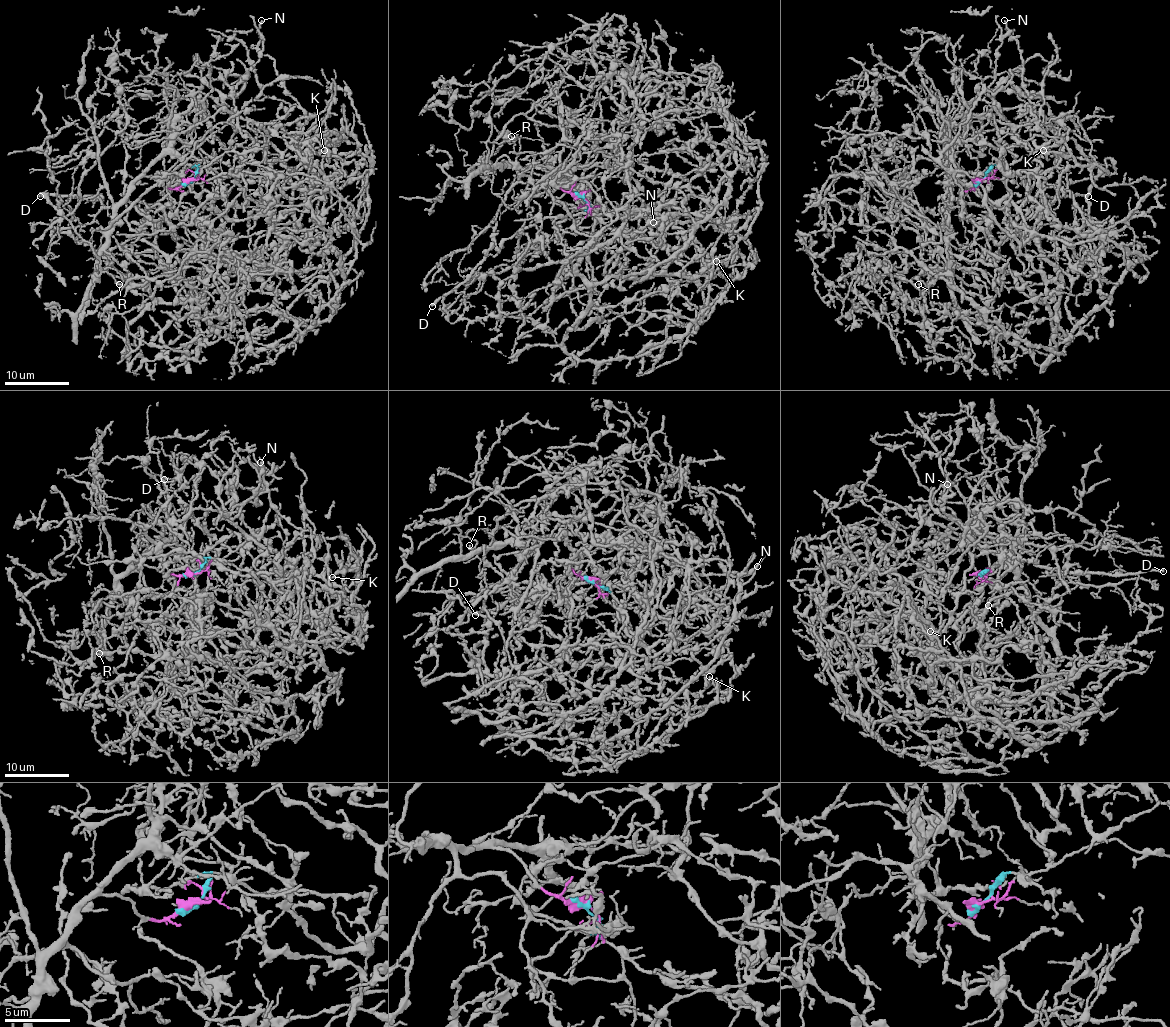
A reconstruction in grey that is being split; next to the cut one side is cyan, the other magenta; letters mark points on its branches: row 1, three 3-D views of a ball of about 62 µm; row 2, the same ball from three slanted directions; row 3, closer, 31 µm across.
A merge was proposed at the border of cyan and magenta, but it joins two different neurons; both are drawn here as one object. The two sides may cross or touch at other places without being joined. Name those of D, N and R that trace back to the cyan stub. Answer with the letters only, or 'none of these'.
N

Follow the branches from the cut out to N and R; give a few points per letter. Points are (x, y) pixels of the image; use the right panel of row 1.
N: (979, 181), (996, 165), (1040, 176), (1093, 234), (1027, 229), (1030, 153), (988, 90), (1004, 20)
R: (979, 181), (972, 189), (967, 189), (958, 179), (950, 177), (948, 271), (925, 274), (924, 268), (917, 284)

